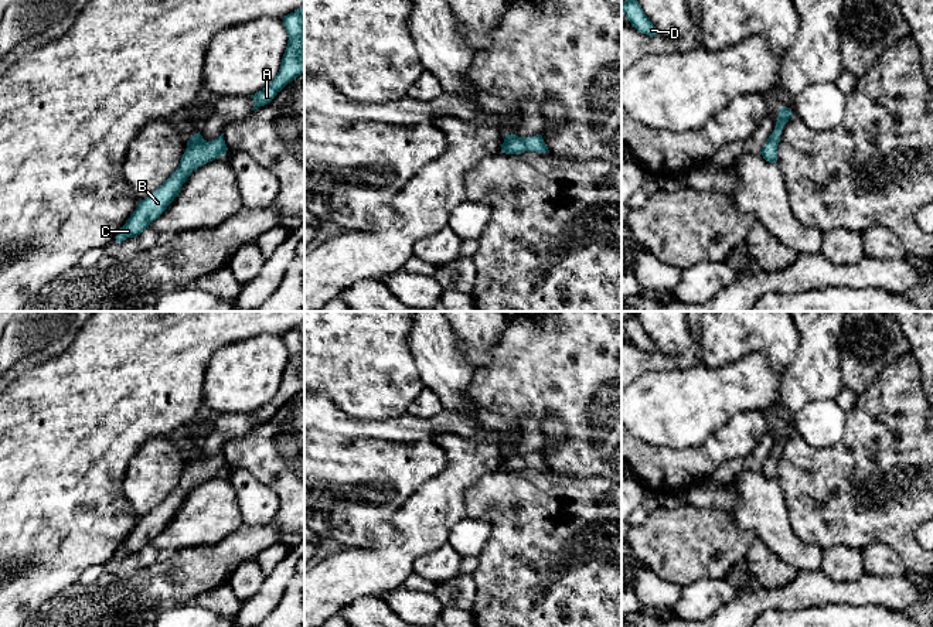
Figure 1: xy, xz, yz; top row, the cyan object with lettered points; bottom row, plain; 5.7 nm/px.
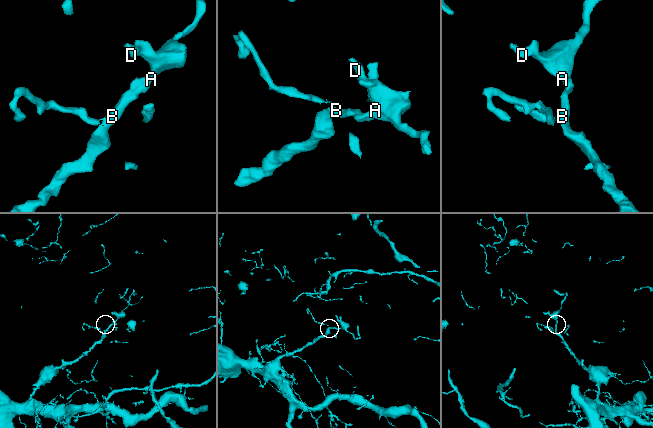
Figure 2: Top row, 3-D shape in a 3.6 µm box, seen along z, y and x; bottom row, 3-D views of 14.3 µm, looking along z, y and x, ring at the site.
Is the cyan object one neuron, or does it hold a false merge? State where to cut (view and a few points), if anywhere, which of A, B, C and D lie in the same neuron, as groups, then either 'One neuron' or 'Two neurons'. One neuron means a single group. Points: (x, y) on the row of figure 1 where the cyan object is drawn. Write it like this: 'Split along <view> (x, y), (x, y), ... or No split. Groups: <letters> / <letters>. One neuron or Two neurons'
Split along xy (210, 142), (215, 147), (225, 150). Groups: A D / B C. Two neurons

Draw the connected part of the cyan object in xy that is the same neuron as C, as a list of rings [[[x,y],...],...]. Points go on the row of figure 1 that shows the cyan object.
[[[200,132],[195,133],[187,140],[187,149],[178,168],[153,194],[139,202],[134,212],[116,235],[116,242],[120,243],[127,238],[140,235],[174,201],[193,171],[225,154],[227,150],[215,149],[211,142],[202,139]]]

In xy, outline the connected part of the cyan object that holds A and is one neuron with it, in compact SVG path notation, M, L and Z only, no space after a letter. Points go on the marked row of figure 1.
M304 6L285 16L282 20L289 40L280 69L266 88L252 95L255 106L251 110L270 103L290 81L304 74Z

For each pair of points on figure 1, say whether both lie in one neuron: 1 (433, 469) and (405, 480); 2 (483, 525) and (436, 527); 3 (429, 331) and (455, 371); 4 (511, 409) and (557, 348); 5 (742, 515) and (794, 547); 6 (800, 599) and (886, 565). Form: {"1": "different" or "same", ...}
{"1": "same", "2": "different", "3": "same", "4": "same", "5": "same", "6": "different"}

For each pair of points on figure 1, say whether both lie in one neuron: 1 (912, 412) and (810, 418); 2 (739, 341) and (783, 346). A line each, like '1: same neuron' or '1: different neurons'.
1: different neurons
2: same neuron

